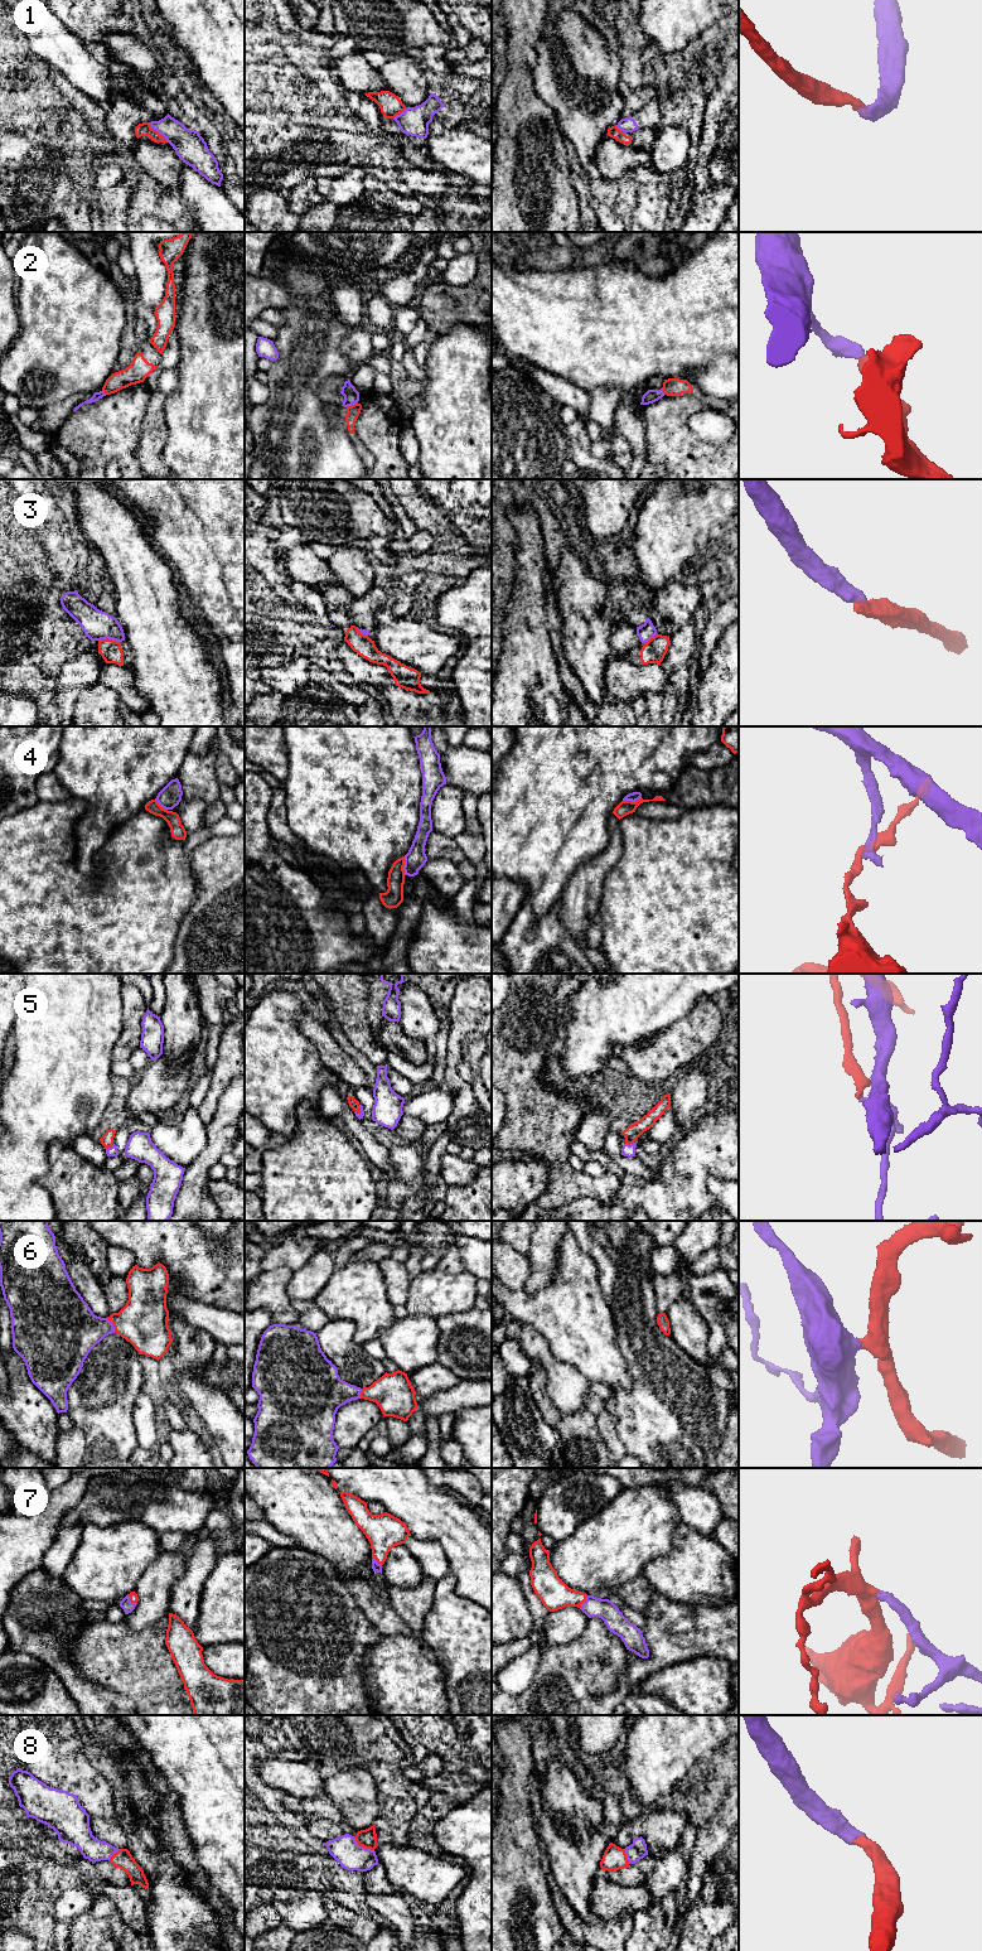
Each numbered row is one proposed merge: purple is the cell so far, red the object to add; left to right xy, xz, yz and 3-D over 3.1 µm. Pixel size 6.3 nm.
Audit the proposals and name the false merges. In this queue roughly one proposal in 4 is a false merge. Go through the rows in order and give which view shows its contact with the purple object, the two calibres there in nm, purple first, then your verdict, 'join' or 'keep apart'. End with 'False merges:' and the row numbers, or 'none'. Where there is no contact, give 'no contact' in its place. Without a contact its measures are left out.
1: meets purple in xy; 200 nm thick on the purple side, 90 nm on the other; keep apart
2: meets purple in xz; 100 nm thick on the purple side, 90 nm on the other; keep apart
3: meets purple in xy; 190 nm thick on the purple side, 140 nm on the other; keep apart
4: meets purple in xz; 140 nm thick on the purple side, 120 nm on the other; keep apart
5: meets purple in yz; 80 nm thick on the purple side, 100 nm on the other; keep apart
6: meets purple in xy; 320 nm thick on the purple side, 320 nm on the other; join
7: meets purple in yz; 130 nm thick on the purple side, 190 nm on the other; join
8: meets purple in xz; 180 nm thick on the purple side, 110 nm on the other; join
False merges: 1, 2, 3, 4, 5

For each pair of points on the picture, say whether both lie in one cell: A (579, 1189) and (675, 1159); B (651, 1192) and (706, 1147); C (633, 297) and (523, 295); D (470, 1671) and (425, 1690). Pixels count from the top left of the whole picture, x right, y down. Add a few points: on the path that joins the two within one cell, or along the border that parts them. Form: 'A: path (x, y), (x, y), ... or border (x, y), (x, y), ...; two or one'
A: border (620, 1178), (620, 1189), (613, 1201), (606, 1205); two
B: path (670, 1192), (676, 1192), (691, 1181), (693, 1165); one
C: path (605, 297), (551, 298); one
D: border (434, 1653), (444, 1675), (444, 1689), (449, 1701); two

